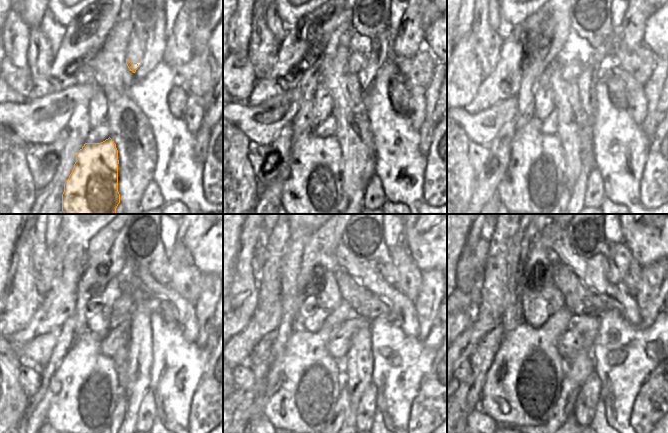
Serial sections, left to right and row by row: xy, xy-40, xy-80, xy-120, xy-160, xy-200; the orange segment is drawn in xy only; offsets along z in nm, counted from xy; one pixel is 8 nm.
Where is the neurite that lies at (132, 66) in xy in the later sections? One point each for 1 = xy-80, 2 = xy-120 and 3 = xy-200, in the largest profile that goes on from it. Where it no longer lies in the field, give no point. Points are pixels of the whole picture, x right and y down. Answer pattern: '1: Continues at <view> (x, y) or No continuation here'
1: Continues at xy-80 (572, 70)
2: Continues at xy-120 (122, 310)
3: Continues at xy-200 (523, 385).

